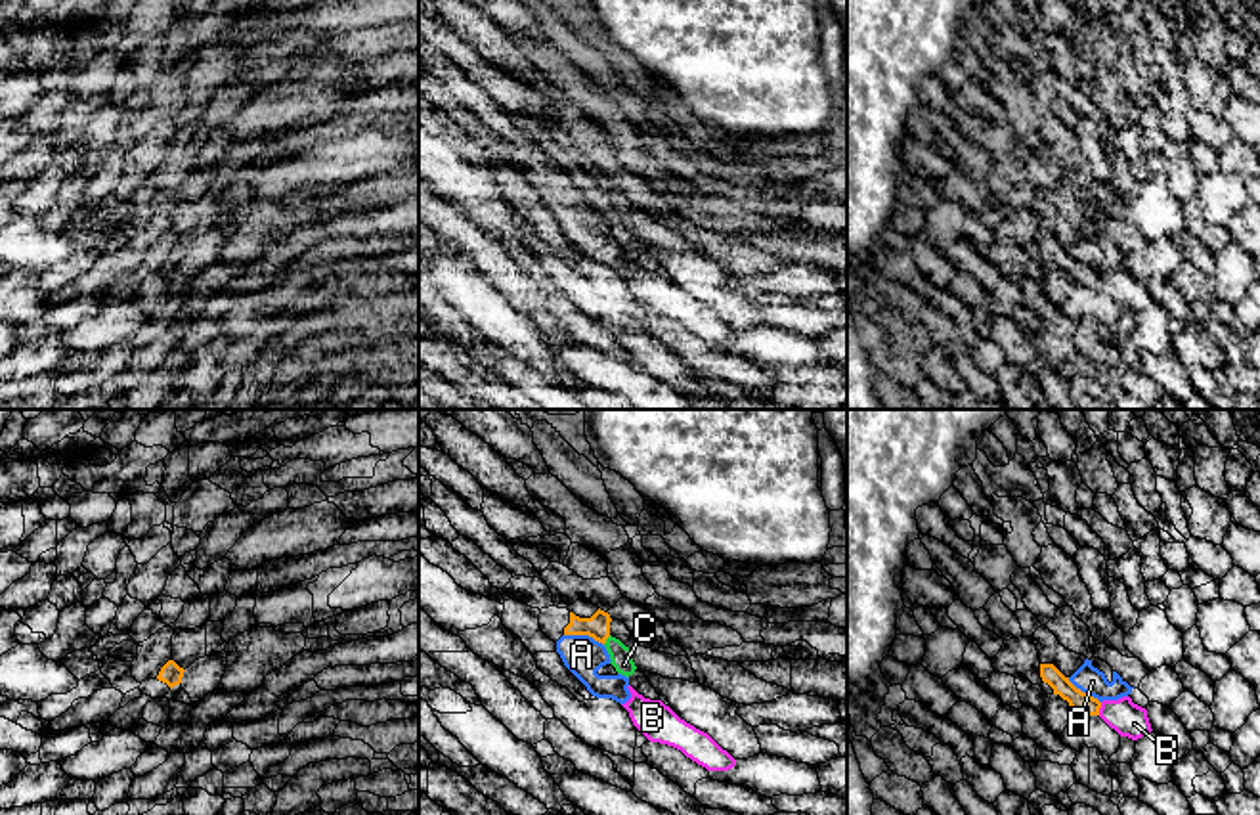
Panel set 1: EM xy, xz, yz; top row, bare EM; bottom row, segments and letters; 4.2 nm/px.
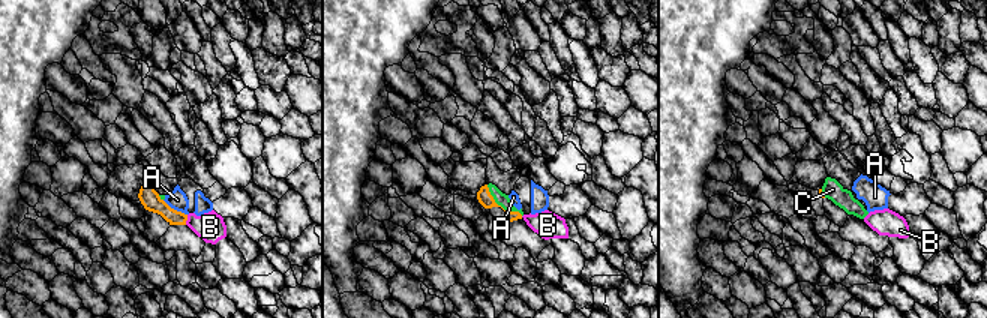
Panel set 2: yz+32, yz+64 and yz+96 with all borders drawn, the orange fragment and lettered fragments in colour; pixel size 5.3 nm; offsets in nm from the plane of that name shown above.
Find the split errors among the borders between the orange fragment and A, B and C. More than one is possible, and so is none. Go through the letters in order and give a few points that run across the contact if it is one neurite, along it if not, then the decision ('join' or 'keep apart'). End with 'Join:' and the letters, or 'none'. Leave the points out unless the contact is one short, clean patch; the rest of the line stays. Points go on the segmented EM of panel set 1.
A: line xz (564, 634), (587, 634), (603, 645); keep apart
B: line yz (1102, 703), (1098, 714); keep apart
C: line xz (597, 626), (607, 638), (620, 655); join
Join: C

